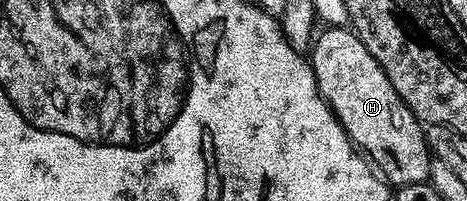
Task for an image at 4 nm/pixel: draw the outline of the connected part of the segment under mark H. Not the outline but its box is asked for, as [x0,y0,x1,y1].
[310,26,433,185]

